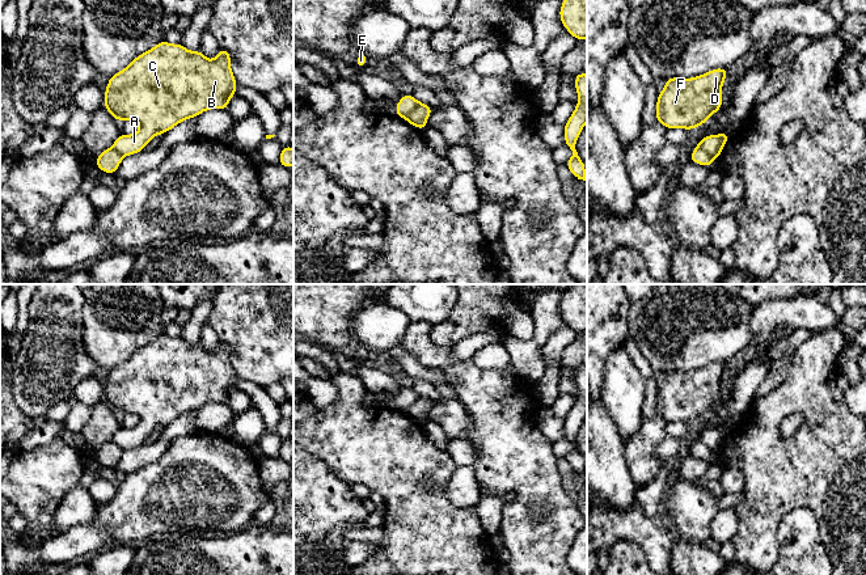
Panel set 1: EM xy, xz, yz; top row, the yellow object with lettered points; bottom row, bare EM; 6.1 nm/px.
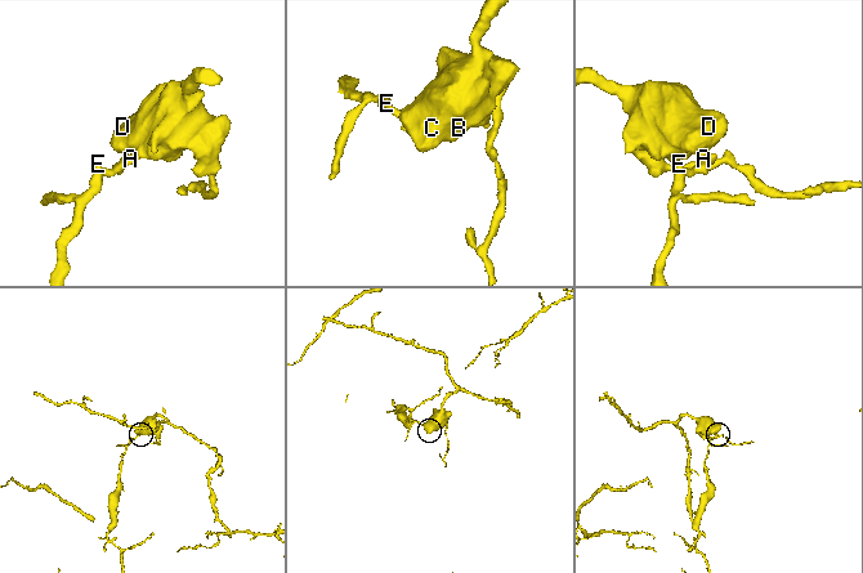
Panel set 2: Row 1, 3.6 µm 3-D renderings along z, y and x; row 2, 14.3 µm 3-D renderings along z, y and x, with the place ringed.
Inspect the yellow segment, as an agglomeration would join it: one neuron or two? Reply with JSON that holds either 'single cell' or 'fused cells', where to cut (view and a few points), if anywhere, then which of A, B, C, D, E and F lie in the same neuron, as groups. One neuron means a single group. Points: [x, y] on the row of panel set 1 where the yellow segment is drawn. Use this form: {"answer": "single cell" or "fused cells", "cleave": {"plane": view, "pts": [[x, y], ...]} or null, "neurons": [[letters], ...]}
{"answer": "fused cells", "cleave": {"plane": "xz", "pts": [[419, 102], [405, 118]]}, "neurons": [["A", "B", "C", "D", "F"], ["E"]]}

